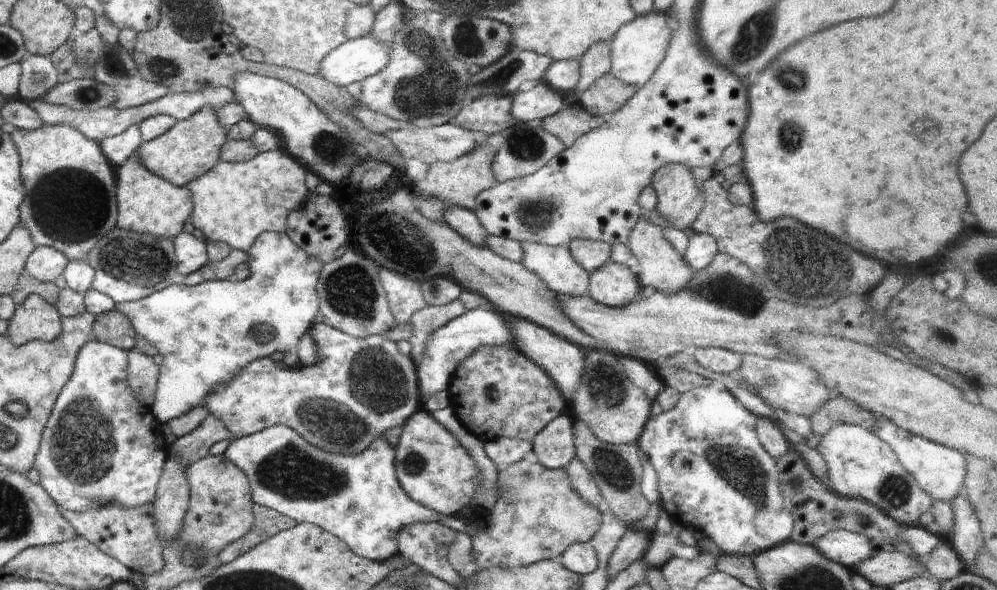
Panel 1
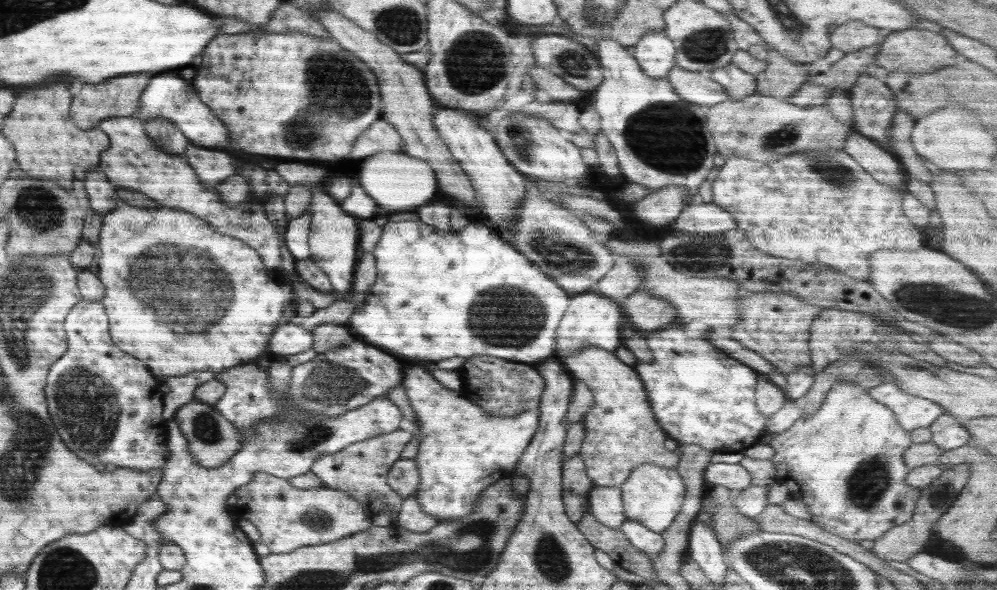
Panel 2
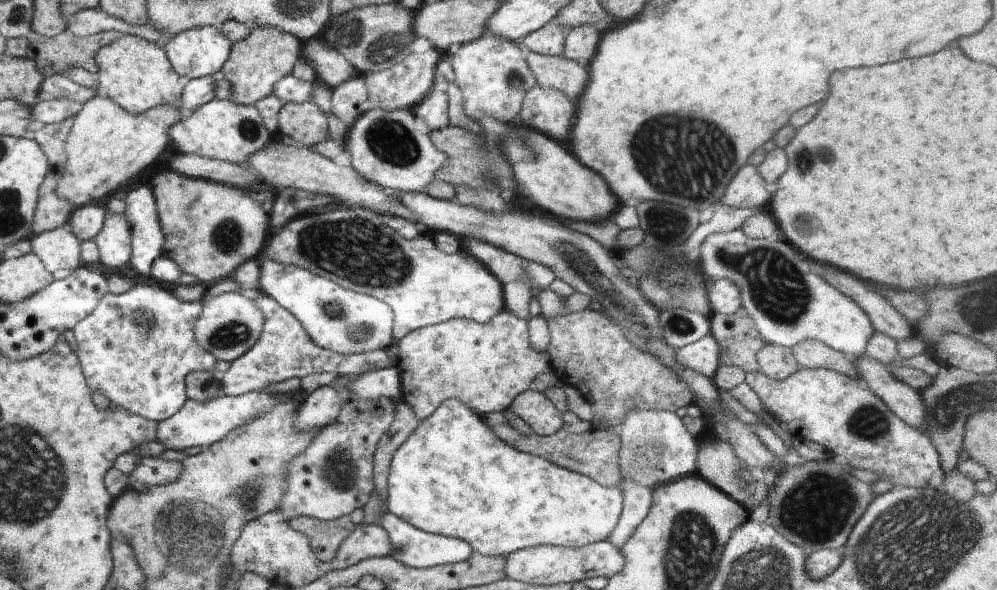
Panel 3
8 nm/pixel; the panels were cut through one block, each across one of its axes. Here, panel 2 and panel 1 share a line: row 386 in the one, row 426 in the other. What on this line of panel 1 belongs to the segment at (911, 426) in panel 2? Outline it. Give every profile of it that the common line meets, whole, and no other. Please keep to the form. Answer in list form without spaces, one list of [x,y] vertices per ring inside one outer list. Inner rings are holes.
[[[876,418],[876,436],[893,448],[901,465],[916,479],[916,482],[934,501],[946,501],[951,504],[952,498],[961,492],[961,486],[967,473],[964,455],[958,449],[939,445],[921,436],[909,433],[896,426],[889,418]]]

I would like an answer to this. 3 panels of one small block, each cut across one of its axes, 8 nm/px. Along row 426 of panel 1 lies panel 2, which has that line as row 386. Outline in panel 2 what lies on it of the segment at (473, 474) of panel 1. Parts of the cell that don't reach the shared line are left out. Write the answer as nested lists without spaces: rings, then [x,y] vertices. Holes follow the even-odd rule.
[[[404,366],[401,385],[417,416],[417,431],[414,435],[419,439],[419,445],[418,454],[413,460],[419,472],[419,486],[412,495],[416,497],[422,510],[430,516],[435,516],[437,522],[469,516],[477,506],[480,495],[491,484],[512,476],[519,458],[535,435],[539,412],[532,409],[512,416],[490,416],[478,404],[458,396],[456,391],[446,390],[446,387],[438,383],[432,373],[422,366]]]

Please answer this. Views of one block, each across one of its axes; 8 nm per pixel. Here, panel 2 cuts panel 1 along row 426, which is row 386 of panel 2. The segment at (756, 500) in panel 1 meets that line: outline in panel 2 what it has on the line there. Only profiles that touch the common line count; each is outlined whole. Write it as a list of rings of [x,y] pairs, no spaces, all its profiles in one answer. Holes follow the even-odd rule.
[[[674,322],[662,330],[654,330],[645,338],[652,351],[653,362],[636,362],[633,369],[639,373],[648,393],[655,419],[668,437],[683,444],[699,444],[717,451],[743,452],[766,435],[767,419],[756,409],[755,388],[759,374],[753,368],[718,350],[705,336],[688,338],[684,326]]]

